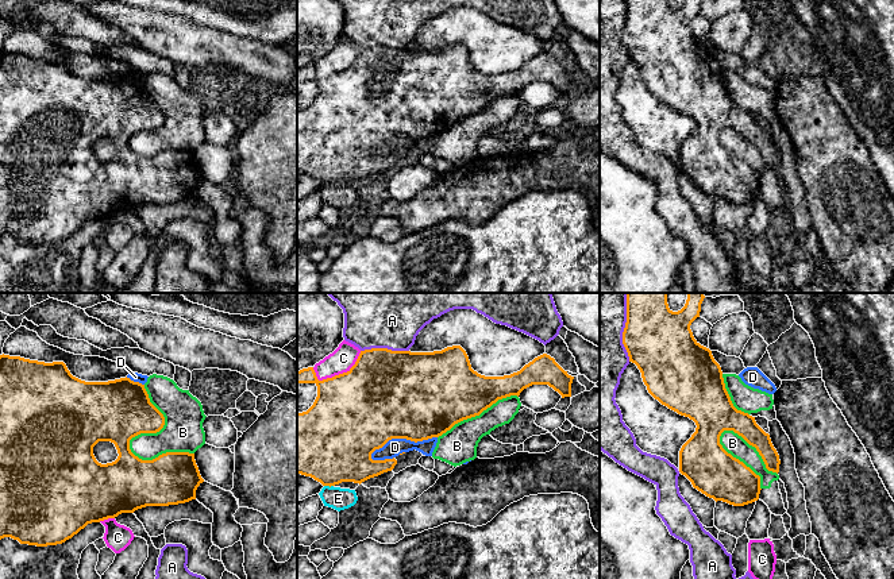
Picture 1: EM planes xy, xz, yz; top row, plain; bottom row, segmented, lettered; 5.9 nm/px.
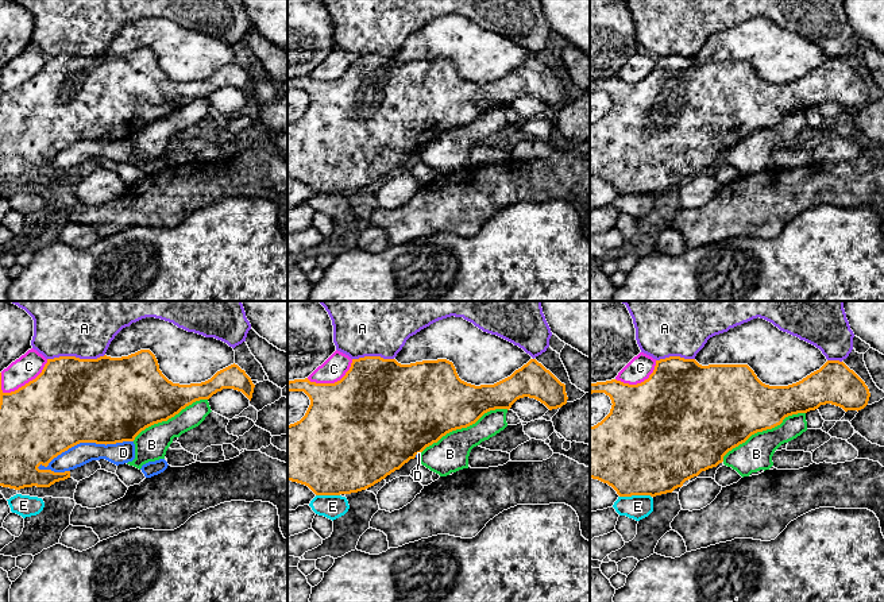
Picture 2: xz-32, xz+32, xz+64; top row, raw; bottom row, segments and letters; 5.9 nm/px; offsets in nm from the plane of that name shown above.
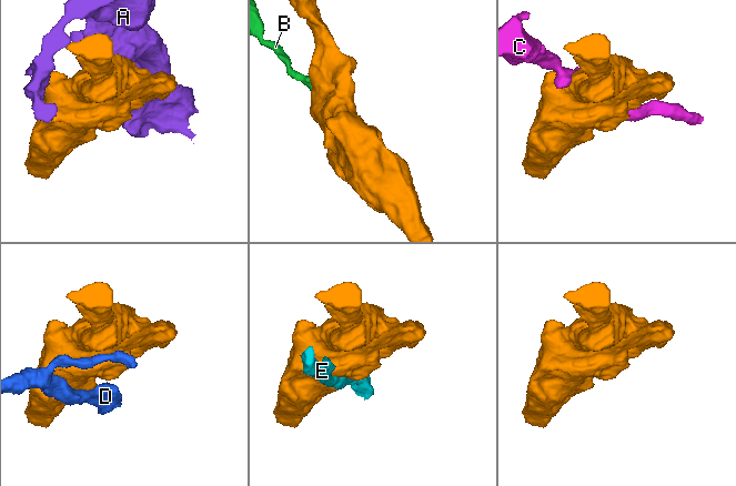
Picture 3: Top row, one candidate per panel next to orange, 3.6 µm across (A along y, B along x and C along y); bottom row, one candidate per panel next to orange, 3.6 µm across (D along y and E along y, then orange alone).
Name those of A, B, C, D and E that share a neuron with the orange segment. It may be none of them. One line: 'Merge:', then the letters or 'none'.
Merge: none

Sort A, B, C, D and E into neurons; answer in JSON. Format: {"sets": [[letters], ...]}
{"sets": [["A"], ["B"], ["C"], ["D"], ["E"]]}

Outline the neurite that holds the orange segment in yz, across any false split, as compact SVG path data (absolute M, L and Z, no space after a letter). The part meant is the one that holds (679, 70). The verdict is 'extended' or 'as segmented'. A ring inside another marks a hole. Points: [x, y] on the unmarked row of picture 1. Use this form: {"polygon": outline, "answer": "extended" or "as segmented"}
{"polygon": "M627 0L623 42L629 59L640 67L648 90L662 103L689 115L697 123L695 130L679 148L679 170L694 186L716 200L744 204L759 197L760 174L722 146L721 131L733 128L741 134L756 146L768 169L778 171L781 158L770 132L756 121L755 115L733 104L721 65L712 49L694 36L690 23L700 15L701 1L686 0L681 8L673 9L667 0Z", "answer": "as segmented"}

